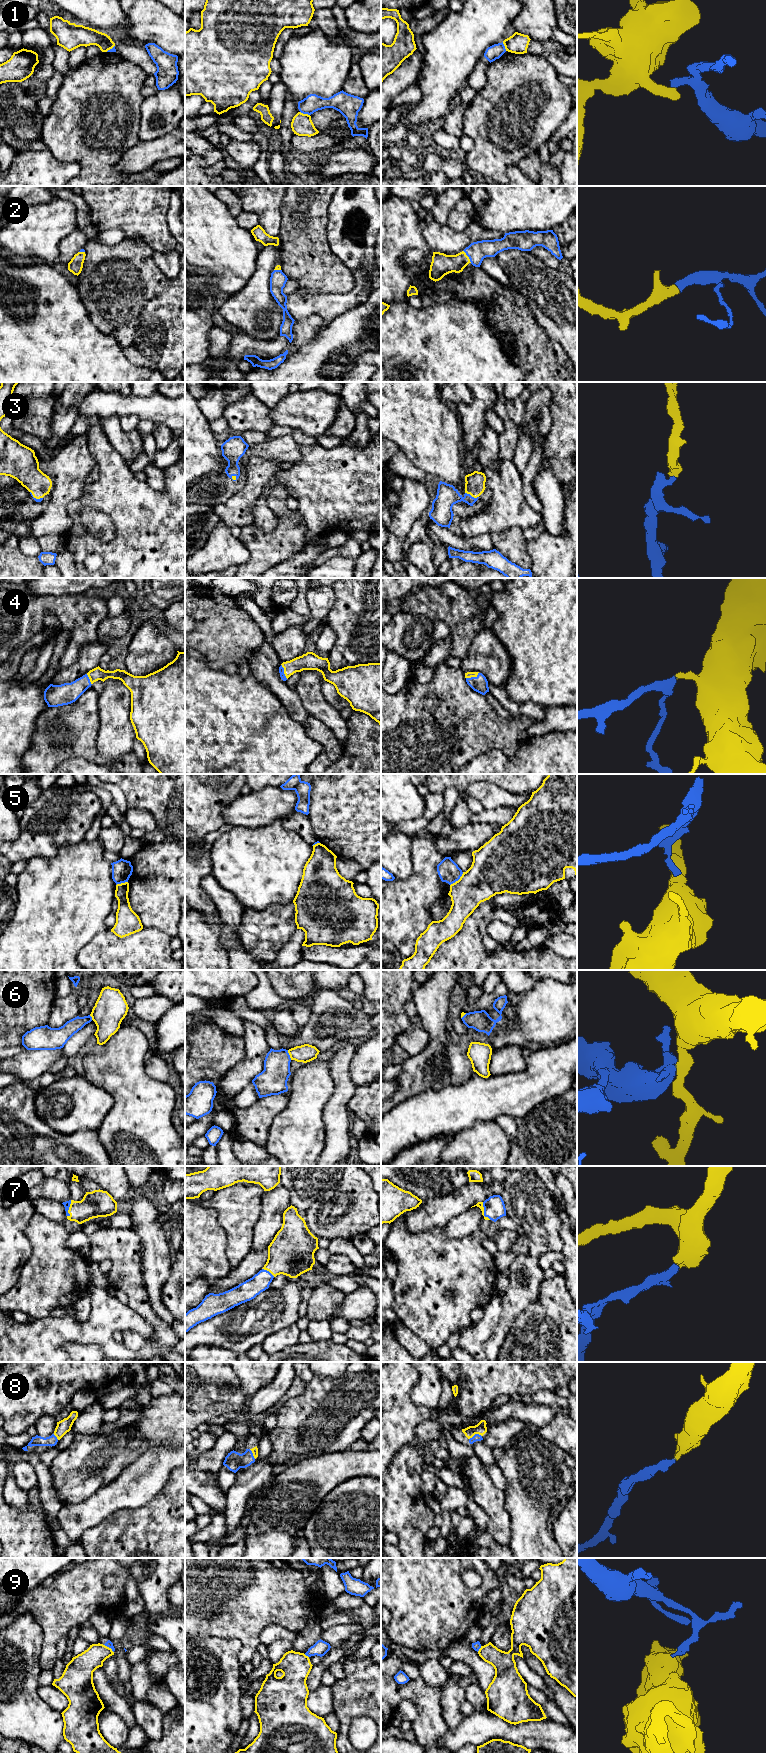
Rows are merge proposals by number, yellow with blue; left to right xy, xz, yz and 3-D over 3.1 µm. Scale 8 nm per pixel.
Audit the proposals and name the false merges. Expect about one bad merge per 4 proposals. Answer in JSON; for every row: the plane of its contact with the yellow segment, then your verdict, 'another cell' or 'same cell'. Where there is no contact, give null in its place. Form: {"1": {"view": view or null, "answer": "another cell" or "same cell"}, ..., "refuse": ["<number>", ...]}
{"1": {"view": "xz", "answer": "another cell"}, "2": {"view": "yz", "answer": "same cell"}, "3": {"view": "yz", "answer": "same cell"}, "4": {"view": "yz", "answer": "same cell"}, "5": {"view": "yz", "answer": "another cell"}, "6": {"view": "xz", "answer": "another cell"}, "7": {"view": "yz", "answer": "same cell"}, "8": {"view": "yz", "answer": "same cell"}, "9": {"view": "xy", "answer": "another cell"}, "refuse": ["1", "5", "6", "9"]}

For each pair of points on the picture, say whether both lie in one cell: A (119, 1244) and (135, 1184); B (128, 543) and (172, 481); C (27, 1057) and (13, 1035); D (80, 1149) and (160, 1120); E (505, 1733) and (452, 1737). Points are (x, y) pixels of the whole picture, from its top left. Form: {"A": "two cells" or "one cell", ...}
{"A": "two cells", "B": "one cell", "C": "two cells", "D": "two cells", "E": "one cell"}

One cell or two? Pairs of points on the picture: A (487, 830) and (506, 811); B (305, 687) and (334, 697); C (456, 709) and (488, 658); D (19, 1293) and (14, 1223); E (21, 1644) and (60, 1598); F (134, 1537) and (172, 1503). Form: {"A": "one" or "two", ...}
{"A": "two", "B": "two", "C": "two", "D": "two", "E": "two", "F": "one"}

